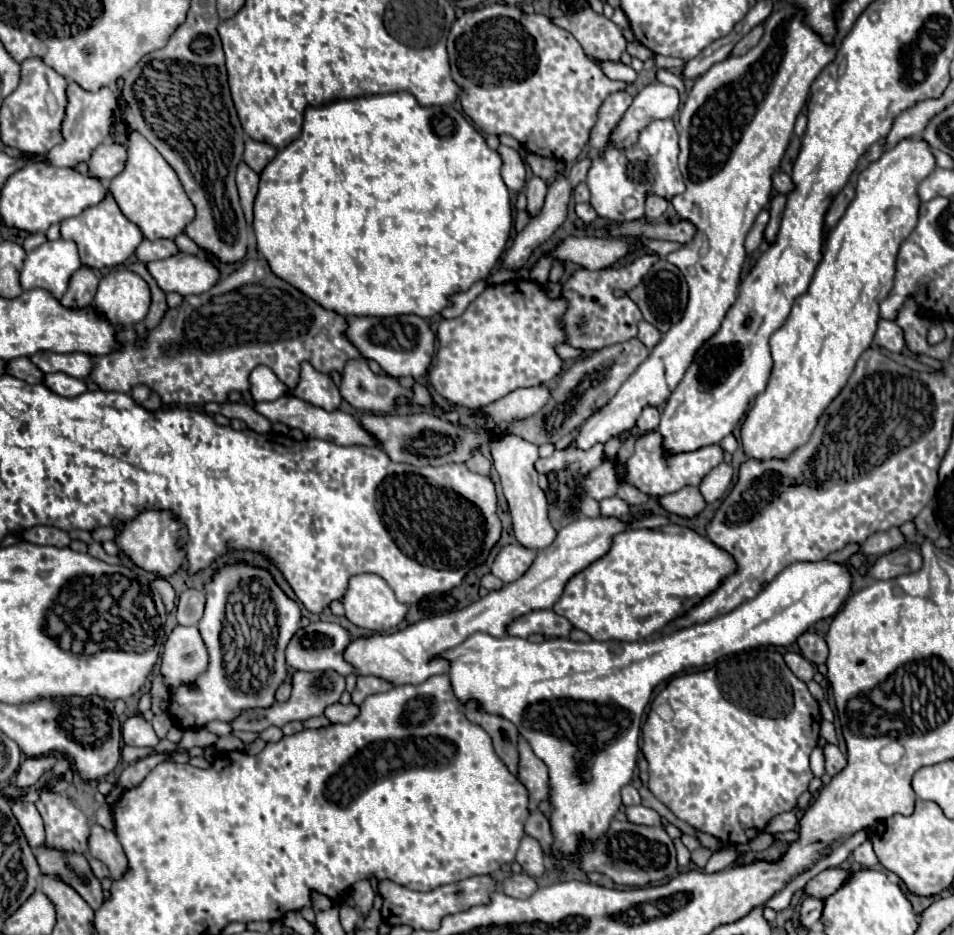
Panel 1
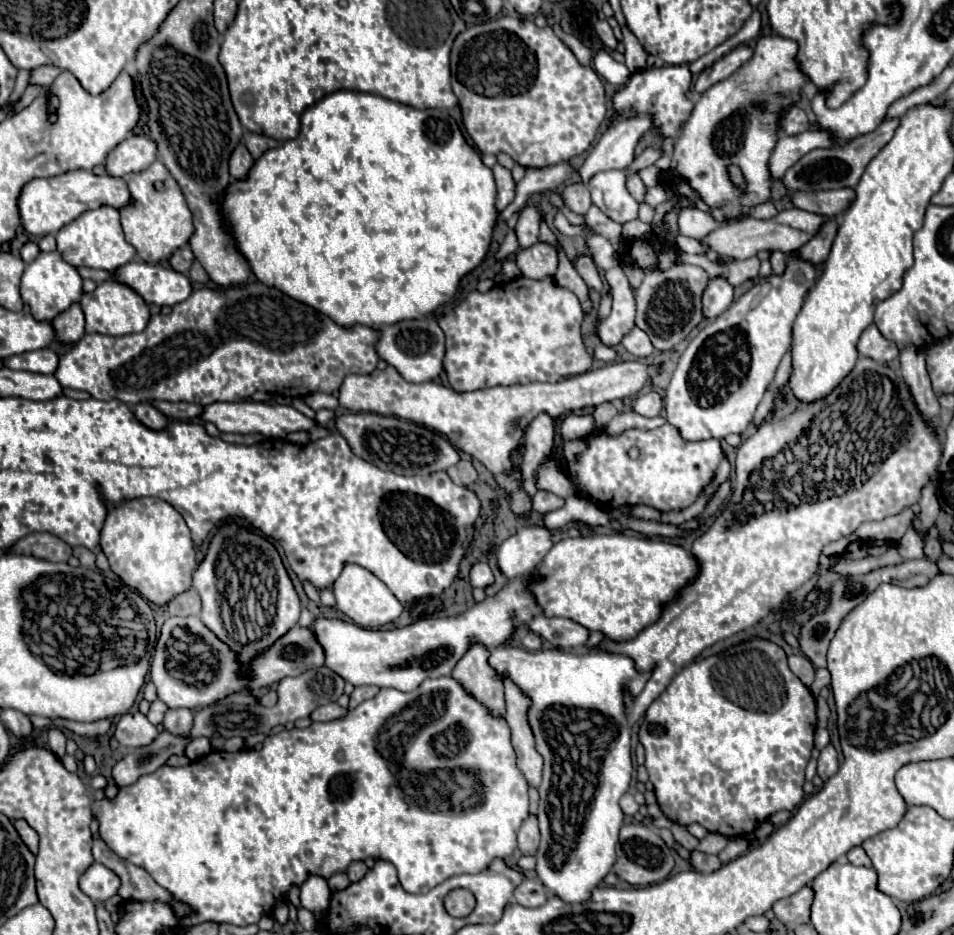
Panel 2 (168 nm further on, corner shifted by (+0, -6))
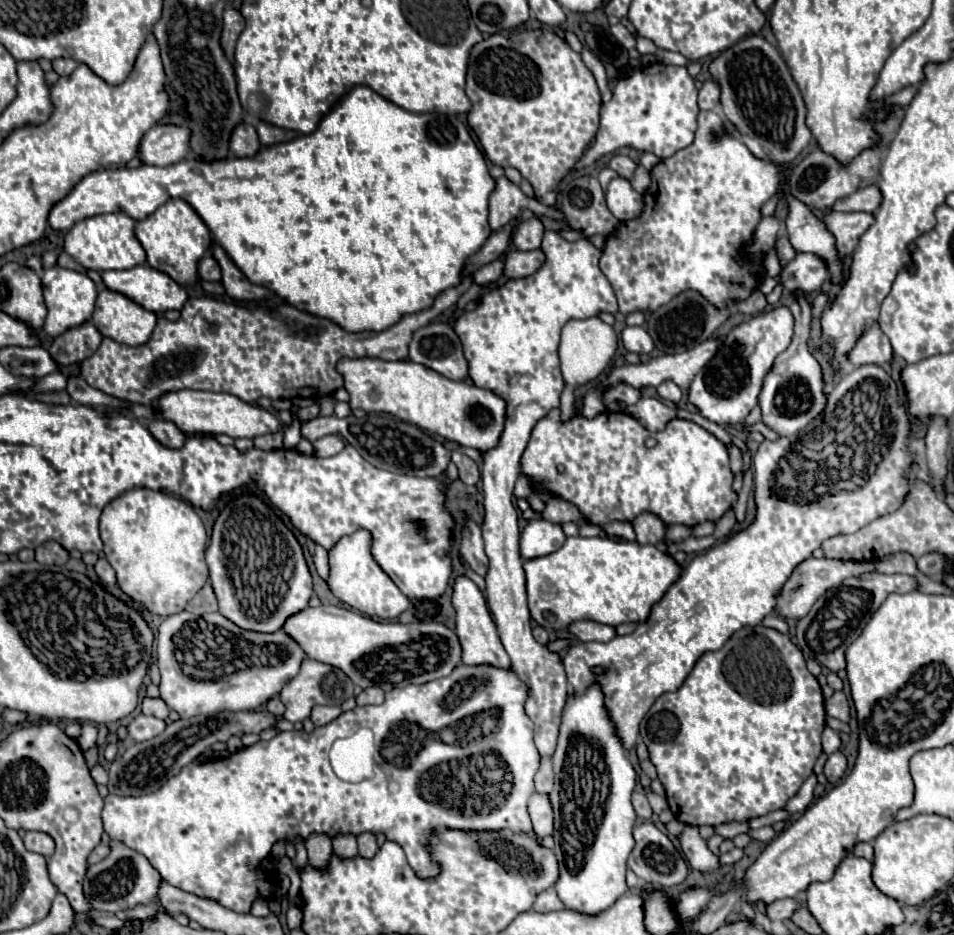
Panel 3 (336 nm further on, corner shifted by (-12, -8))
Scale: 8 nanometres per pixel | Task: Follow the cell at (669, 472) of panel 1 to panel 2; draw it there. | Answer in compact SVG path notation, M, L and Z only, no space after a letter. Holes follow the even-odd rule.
M670 423L652 429L652 431L640 431L640 429L628 429L616 437L612 437L608 431L594 431L590 439L574 439L564 443L564 455L562 463L566 469L568 479L574 483L578 497L588 499L598 509L620 509L624 505L648 505L658 511L682 511L690 507L700 493L712 483L714 471L722 459L722 447L718 439L702 439L696 443L688 443L680 437L680 431L672 427ZM636 447L640 453L636 459L628 455L628 451Z

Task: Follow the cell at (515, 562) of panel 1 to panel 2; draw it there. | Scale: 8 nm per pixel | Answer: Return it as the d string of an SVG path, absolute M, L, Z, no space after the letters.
M520 527L498 547L498 567L508 577L528 575L552 549L552 531L546 527Z

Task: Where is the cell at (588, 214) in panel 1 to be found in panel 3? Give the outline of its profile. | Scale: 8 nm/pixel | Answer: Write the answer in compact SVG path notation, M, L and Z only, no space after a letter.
M532 217L518 225L518 229L512 235L512 243L520 251L532 251L532 249L540 249L542 237L544 237L544 225L538 217Z

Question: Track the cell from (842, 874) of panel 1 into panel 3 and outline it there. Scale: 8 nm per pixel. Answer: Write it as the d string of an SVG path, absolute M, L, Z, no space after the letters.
M780 899L780 901L774 901L772 905L768 905L768 919L790 919L802 905L806 905L802 899Z

